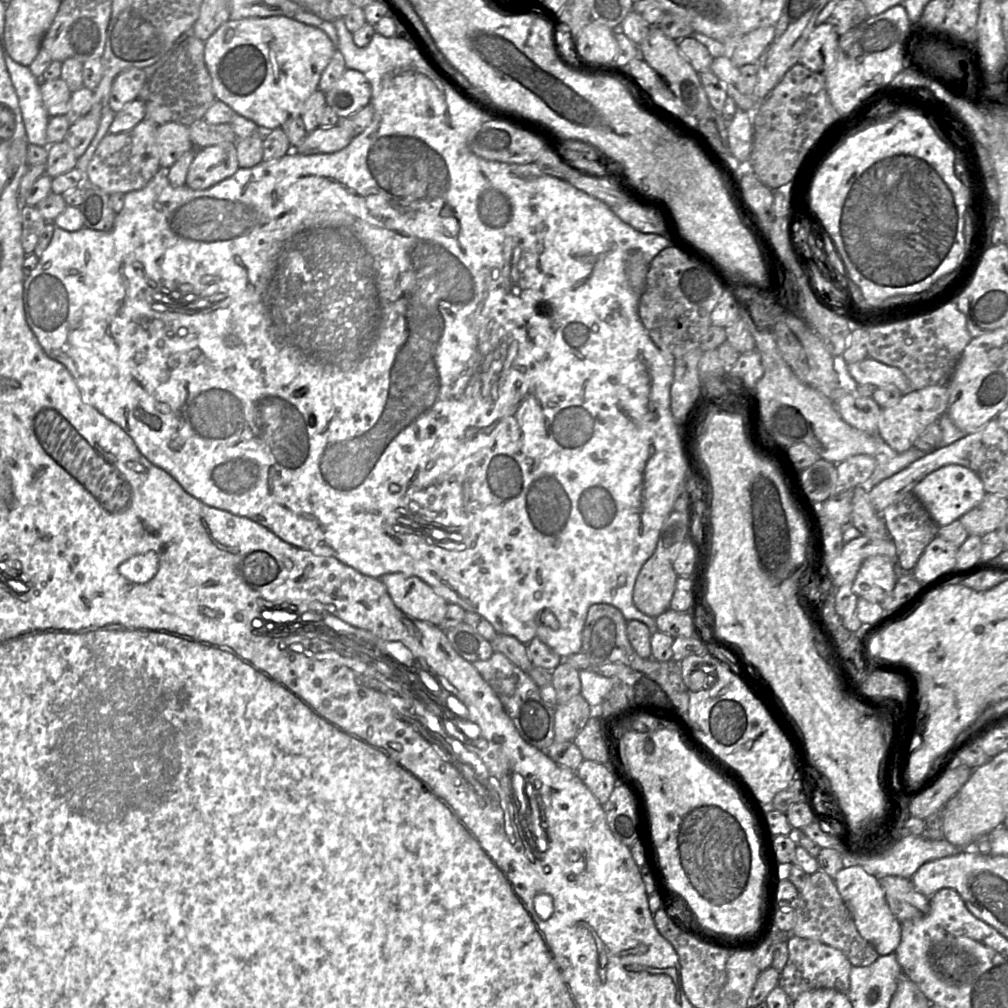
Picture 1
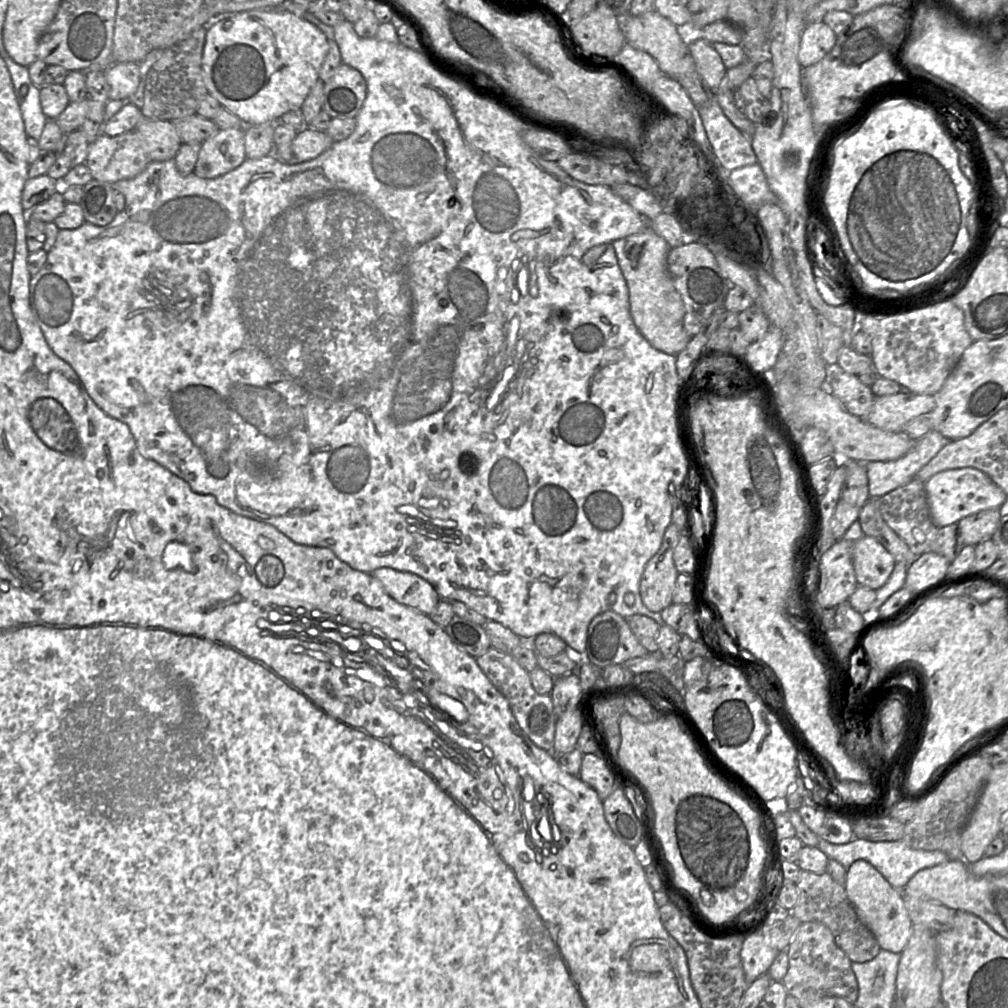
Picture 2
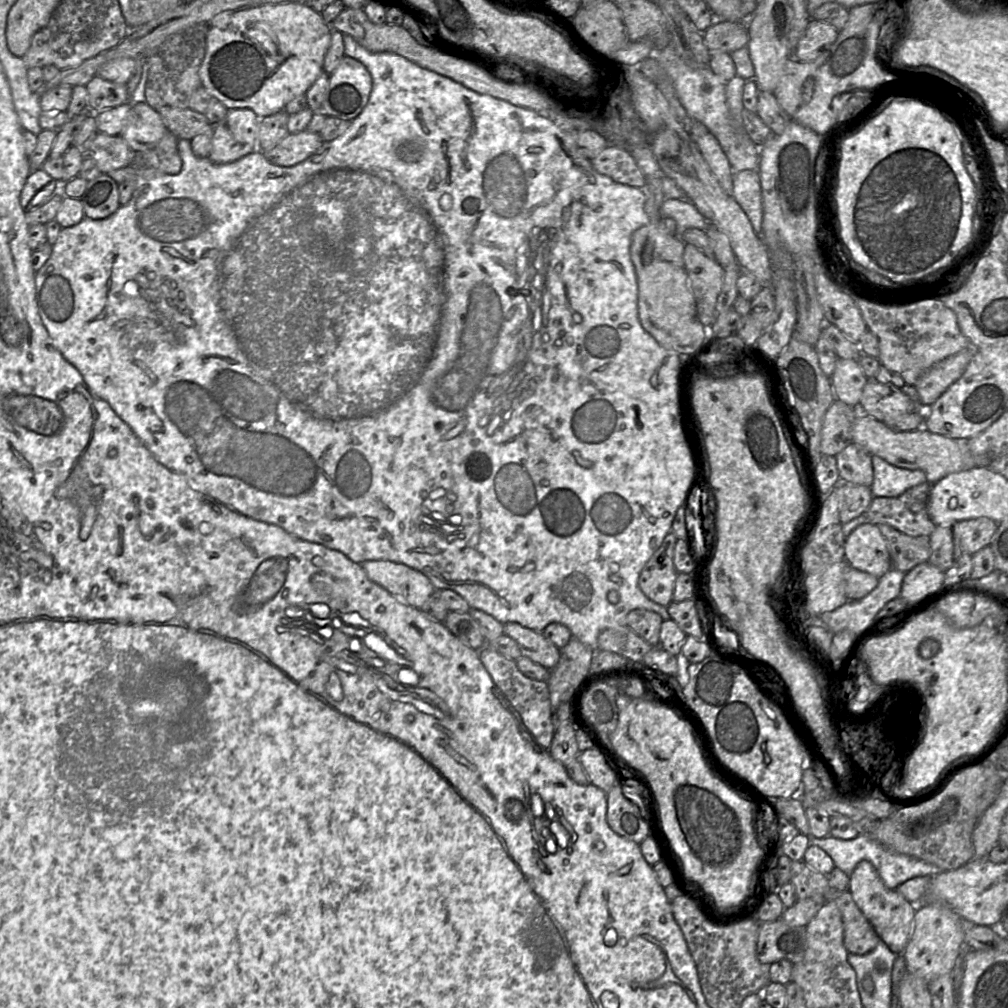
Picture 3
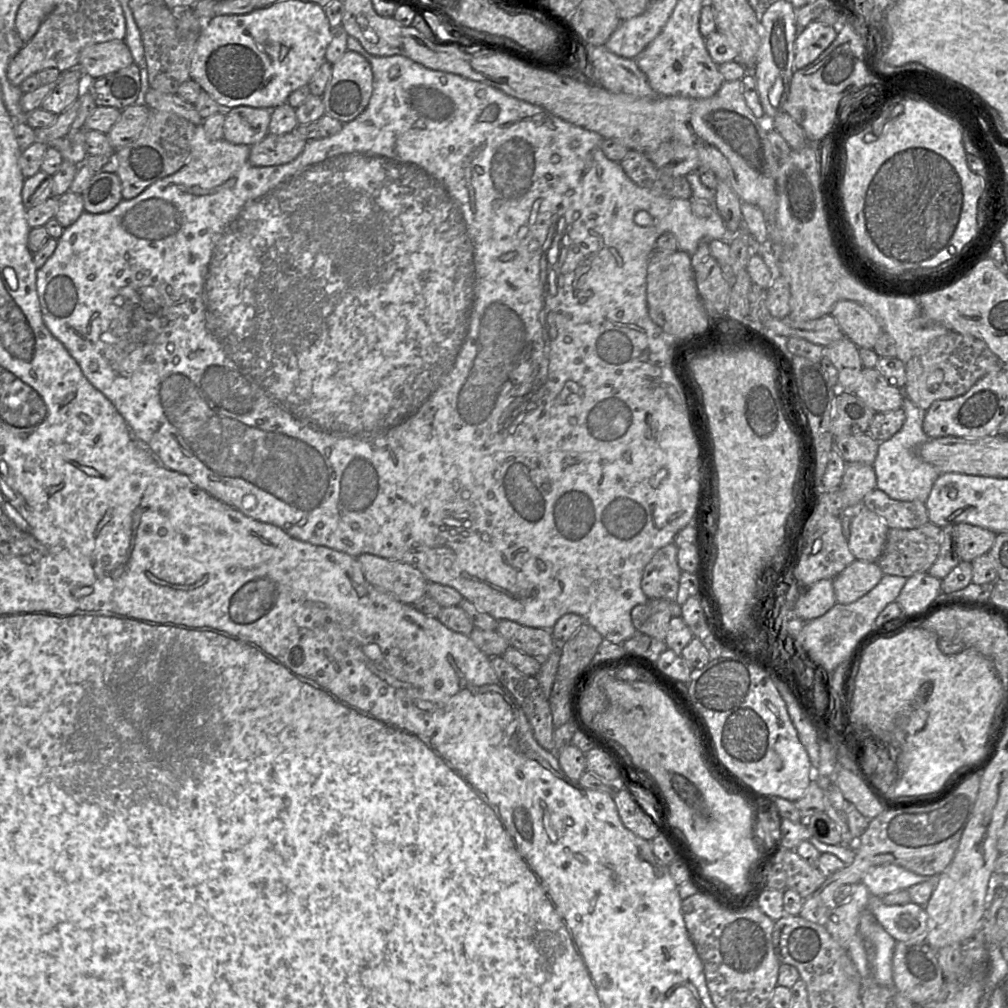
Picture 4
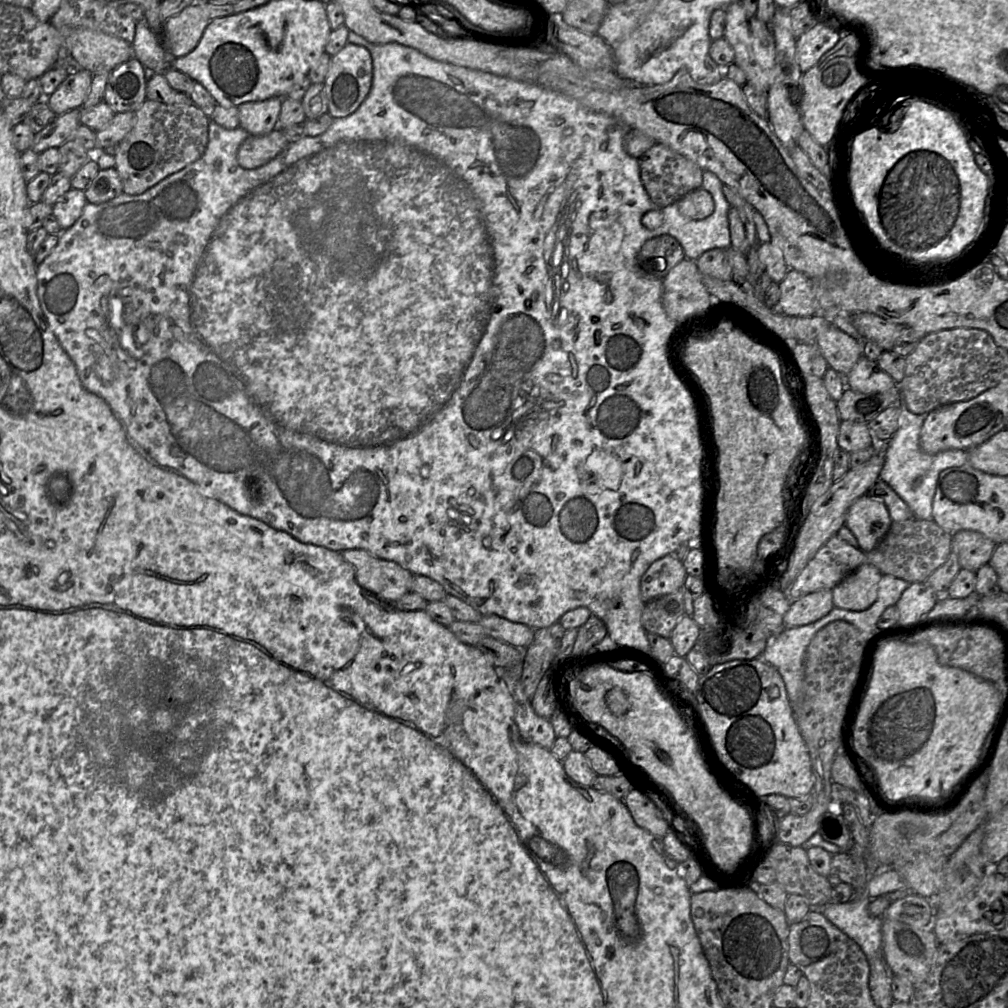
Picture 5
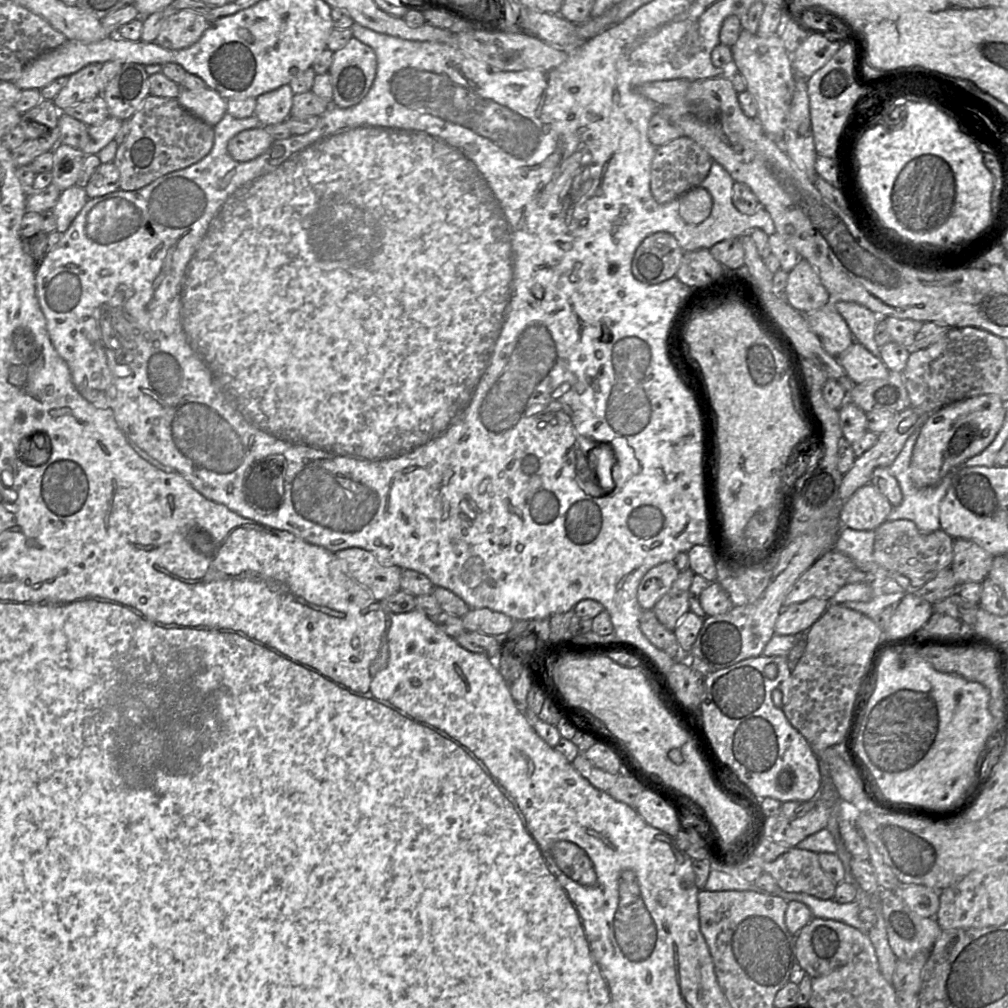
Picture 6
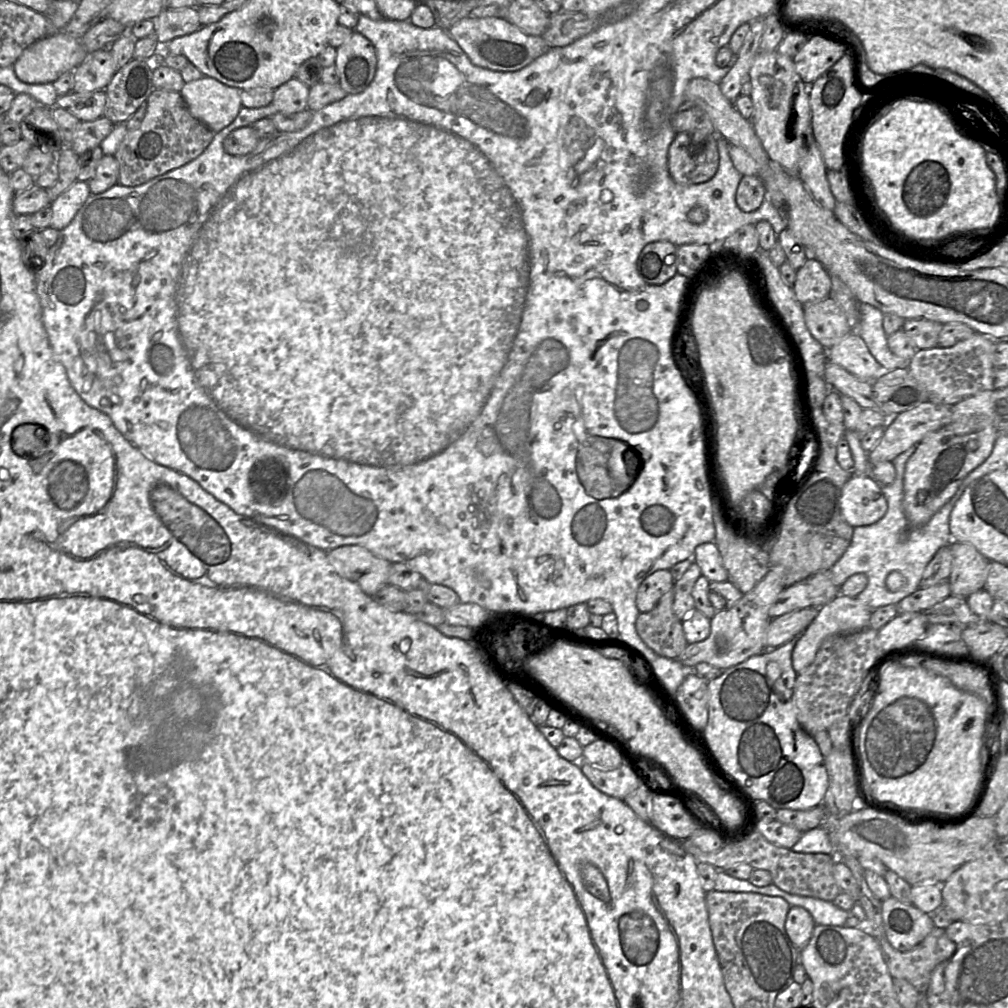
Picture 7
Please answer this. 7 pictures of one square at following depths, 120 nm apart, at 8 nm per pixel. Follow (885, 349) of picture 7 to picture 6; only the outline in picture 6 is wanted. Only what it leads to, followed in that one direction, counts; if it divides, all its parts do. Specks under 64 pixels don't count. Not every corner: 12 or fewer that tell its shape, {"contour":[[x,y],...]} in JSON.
{"contour":[[854,302],[833,306],[854,340],[874,356],[879,316]]}

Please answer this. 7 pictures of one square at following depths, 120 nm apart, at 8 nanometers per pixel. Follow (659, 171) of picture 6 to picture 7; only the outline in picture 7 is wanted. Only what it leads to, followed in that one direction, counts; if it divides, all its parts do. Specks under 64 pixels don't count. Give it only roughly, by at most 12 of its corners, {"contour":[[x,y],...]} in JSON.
{"contour":[[716,131],[676,133],[667,155],[674,182],[710,180],[719,164]]}

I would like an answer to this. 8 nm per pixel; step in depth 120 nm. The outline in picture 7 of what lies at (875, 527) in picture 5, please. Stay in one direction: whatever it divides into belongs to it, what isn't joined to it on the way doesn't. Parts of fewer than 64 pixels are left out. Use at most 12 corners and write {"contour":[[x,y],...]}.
{"contour":[[853,473],[840,497],[852,527],[871,525],[887,512],[872,473]]}

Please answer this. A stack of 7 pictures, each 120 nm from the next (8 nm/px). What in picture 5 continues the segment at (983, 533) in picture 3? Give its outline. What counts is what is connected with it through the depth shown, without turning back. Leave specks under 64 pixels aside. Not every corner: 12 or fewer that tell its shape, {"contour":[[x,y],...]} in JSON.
{"contour":[[972,530],[952,535],[961,568],[975,573],[990,562],[994,541]]}

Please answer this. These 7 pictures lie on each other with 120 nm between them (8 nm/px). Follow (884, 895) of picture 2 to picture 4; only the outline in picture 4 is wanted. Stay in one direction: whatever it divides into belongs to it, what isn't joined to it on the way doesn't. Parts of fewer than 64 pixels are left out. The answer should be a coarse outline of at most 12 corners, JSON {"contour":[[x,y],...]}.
{"contour":[[913,902],[868,909],[896,942],[925,940],[927,913]]}

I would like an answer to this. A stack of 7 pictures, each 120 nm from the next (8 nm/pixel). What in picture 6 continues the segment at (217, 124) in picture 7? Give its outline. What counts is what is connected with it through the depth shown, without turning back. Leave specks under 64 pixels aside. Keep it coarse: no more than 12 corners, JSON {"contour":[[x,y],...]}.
{"contour":[[208,87],[181,89],[176,99],[212,127],[227,100]]}

